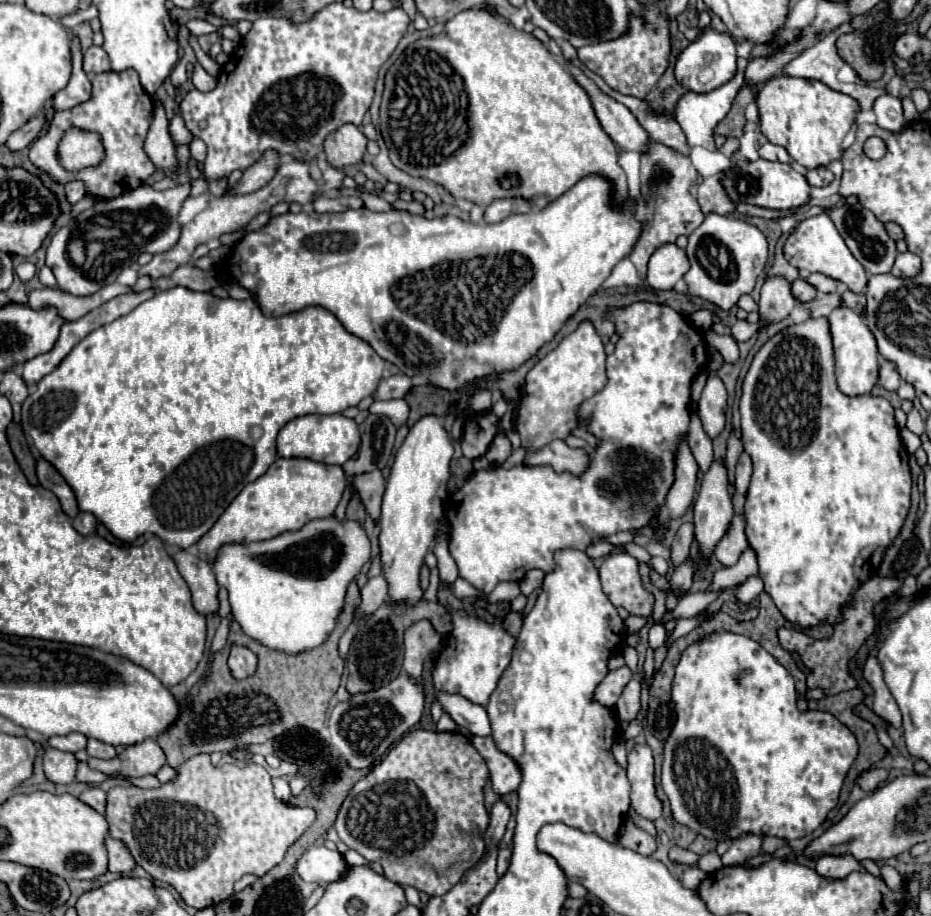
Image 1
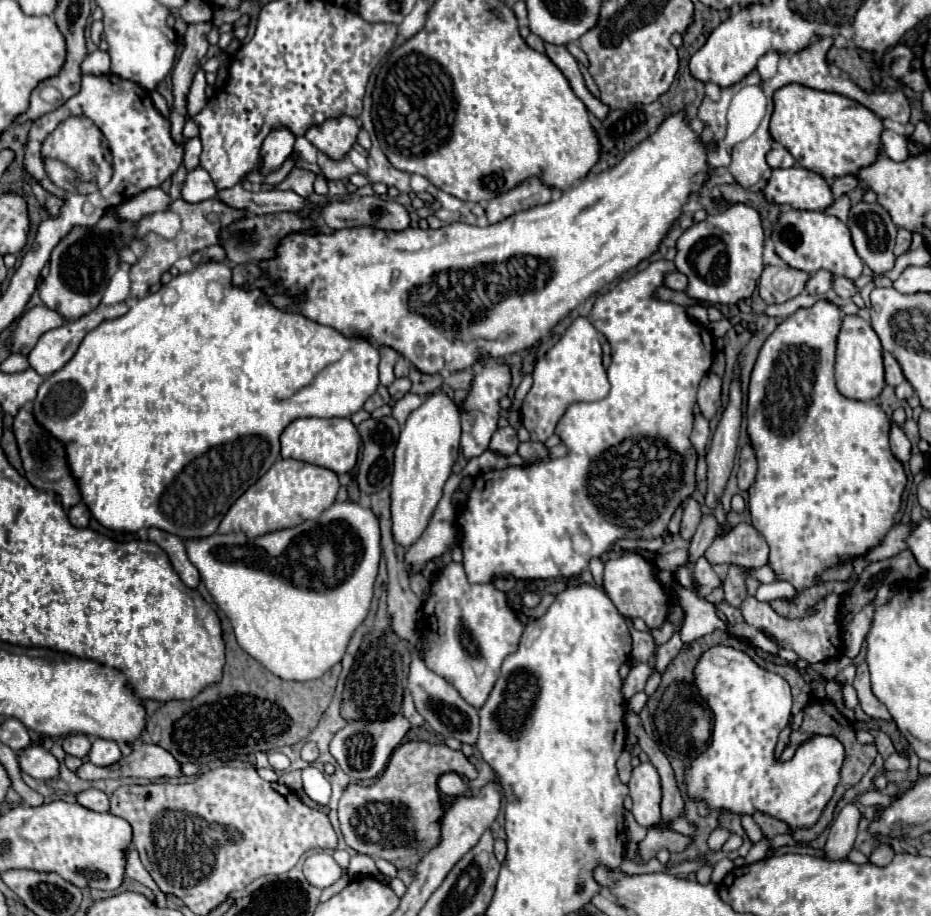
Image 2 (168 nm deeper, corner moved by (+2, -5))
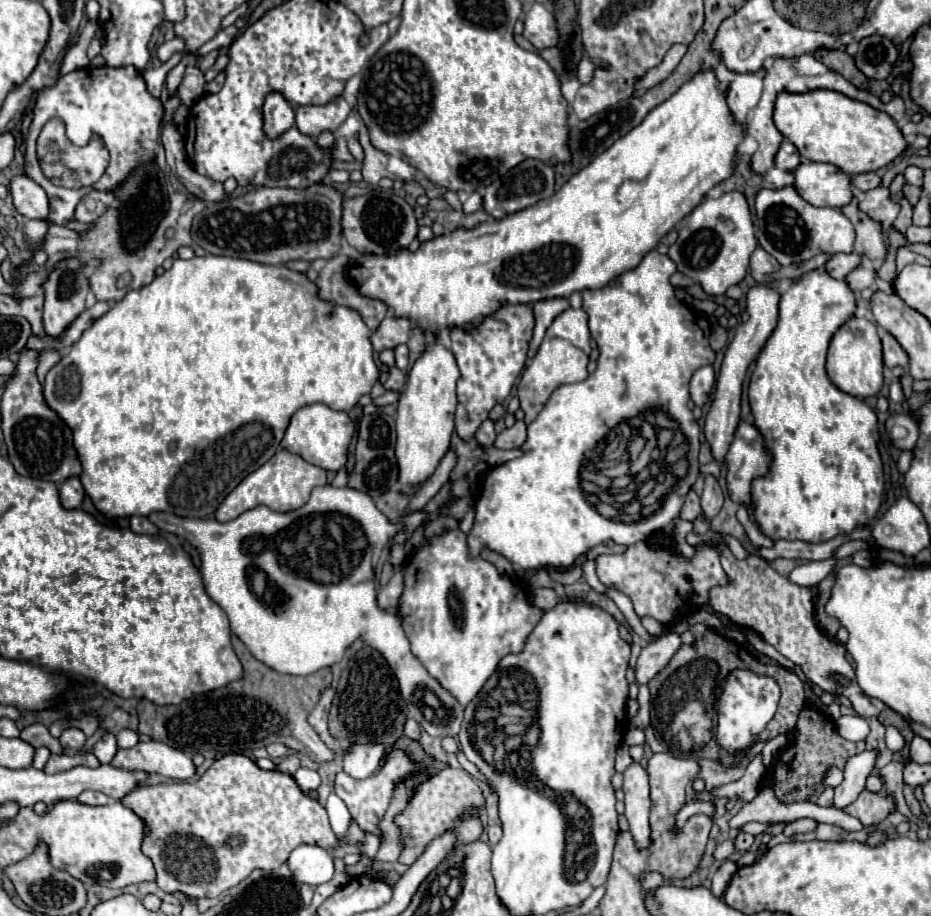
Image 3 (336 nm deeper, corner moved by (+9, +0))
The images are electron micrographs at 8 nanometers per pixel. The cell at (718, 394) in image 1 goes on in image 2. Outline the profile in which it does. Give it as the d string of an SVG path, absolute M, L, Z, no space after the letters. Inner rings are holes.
M709 372L701 380L697 390L697 404L707 420L711 420L717 414L717 408L721 404L721 378L715 372Z

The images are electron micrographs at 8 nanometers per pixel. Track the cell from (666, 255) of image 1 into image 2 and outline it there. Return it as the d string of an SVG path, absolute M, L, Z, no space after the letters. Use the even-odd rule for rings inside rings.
M671 272L665 276L665 286L671 290L687 290L687 276L683 276L681 272Z

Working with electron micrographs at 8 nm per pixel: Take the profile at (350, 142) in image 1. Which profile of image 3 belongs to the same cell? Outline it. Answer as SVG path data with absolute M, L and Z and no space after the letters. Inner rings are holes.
M338 97L328 105L316 107L316 105L306 105L298 107L296 111L296 127L300 133L308 137L318 137L324 131L334 133L350 115L350 105Z

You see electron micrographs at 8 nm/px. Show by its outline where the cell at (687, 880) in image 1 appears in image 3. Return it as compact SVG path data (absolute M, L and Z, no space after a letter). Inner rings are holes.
M724 841L724 843L720 843L716 849L714 849L714 859L716 861L726 861L730 855L734 853L734 841Z

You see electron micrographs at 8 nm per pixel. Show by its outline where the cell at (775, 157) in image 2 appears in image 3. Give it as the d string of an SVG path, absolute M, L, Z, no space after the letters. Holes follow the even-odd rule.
M784 139L784 141L782 141L780 151L776 153L774 165L776 165L778 169L784 169L784 171L792 171L792 169L796 169L796 167L800 165L798 151L796 151L796 147L794 147L788 139Z

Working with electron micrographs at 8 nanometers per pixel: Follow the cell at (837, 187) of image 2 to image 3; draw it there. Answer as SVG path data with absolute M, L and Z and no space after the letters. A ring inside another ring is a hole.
M860 173L852 177L852 187L860 189L860 191L868 191L868 189L876 189L880 185L880 177L876 173Z

